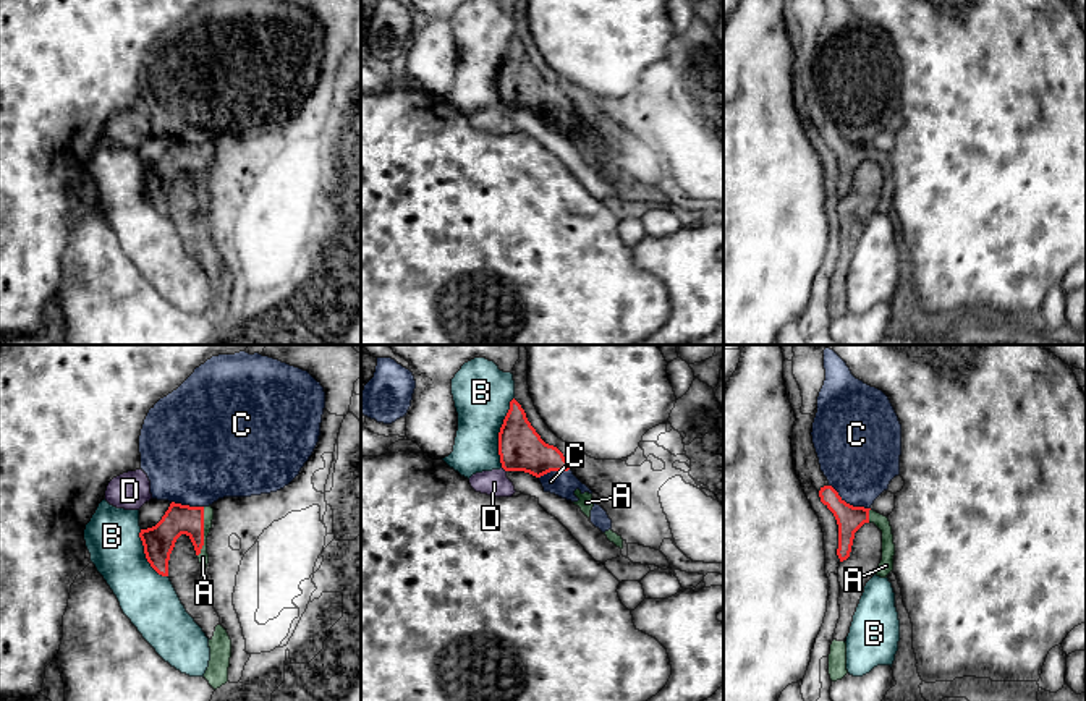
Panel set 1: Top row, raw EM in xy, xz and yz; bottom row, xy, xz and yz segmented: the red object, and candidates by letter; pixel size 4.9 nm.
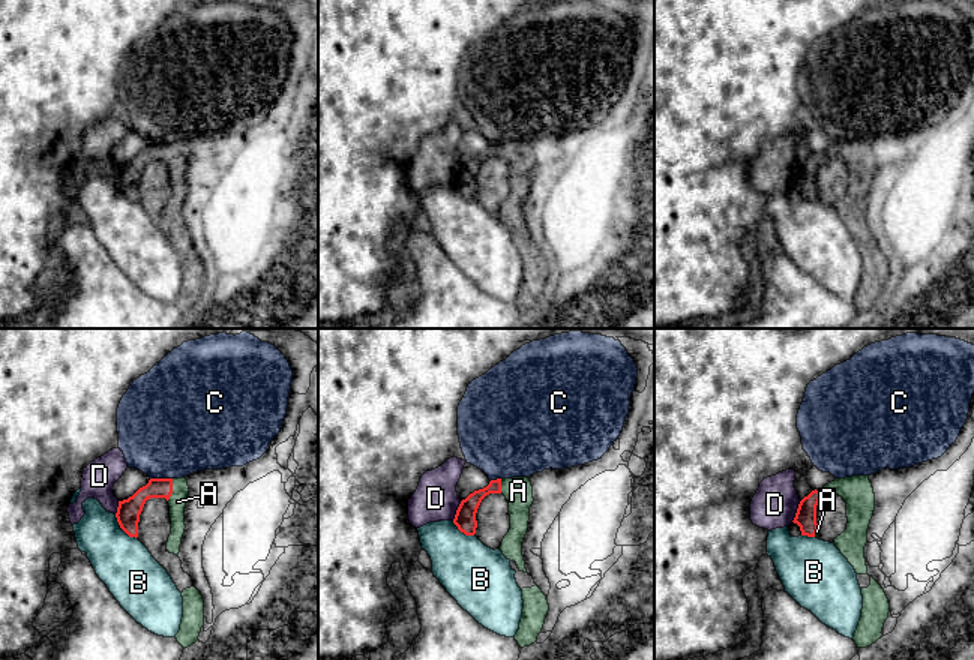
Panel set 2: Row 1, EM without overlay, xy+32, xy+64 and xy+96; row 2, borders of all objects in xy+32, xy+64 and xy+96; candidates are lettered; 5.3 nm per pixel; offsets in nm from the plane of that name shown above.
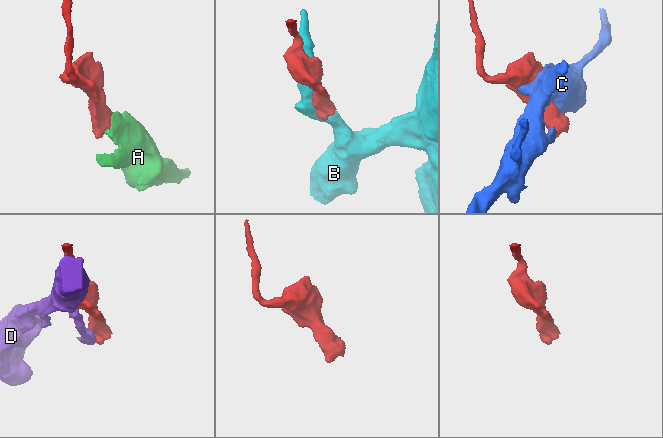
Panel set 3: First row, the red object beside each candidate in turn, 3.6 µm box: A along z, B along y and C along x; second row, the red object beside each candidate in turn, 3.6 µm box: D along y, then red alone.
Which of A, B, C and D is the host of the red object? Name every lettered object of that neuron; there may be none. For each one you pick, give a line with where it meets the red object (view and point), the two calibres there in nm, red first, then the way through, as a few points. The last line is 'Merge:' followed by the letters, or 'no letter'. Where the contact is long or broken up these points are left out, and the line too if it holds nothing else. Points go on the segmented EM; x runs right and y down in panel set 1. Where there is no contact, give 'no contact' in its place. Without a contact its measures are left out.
A: meets red in xy at (203, 531); 160 nm thick on the red side, 50 nm on the other; runs through xy (159, 541), (172, 528), (203, 531), (203, 557)
Merge: A

